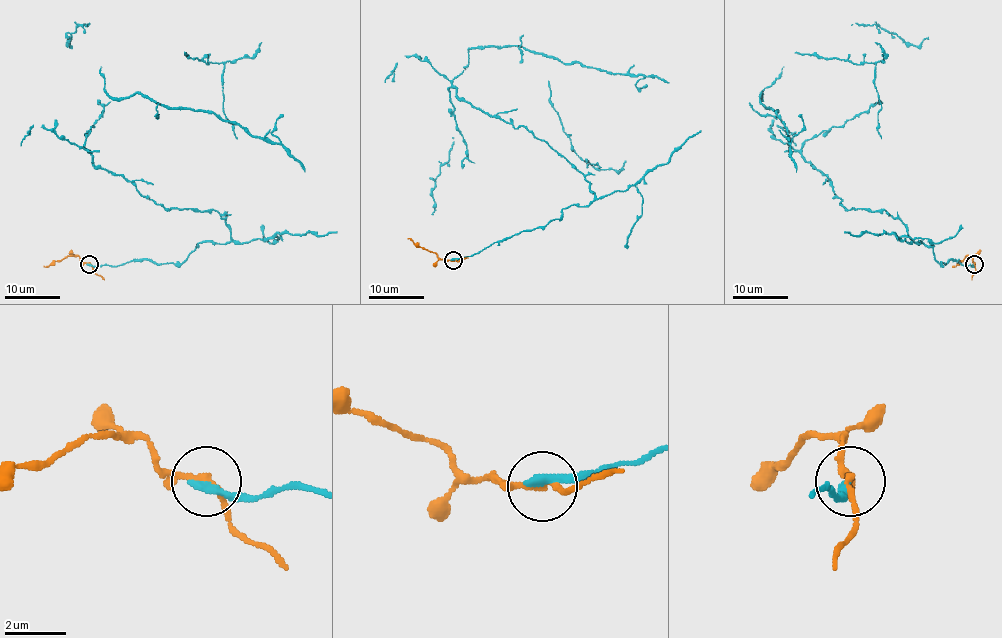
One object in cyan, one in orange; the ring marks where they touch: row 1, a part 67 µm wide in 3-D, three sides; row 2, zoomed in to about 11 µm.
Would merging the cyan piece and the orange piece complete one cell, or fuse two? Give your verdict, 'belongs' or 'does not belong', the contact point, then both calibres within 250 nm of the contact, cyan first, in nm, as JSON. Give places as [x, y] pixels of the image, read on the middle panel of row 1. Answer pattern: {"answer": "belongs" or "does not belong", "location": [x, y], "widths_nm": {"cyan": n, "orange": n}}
{"answer": "does not belong", "location": [453, 260], "widths_nm": {"cyan": 300, "orange": 200}}

